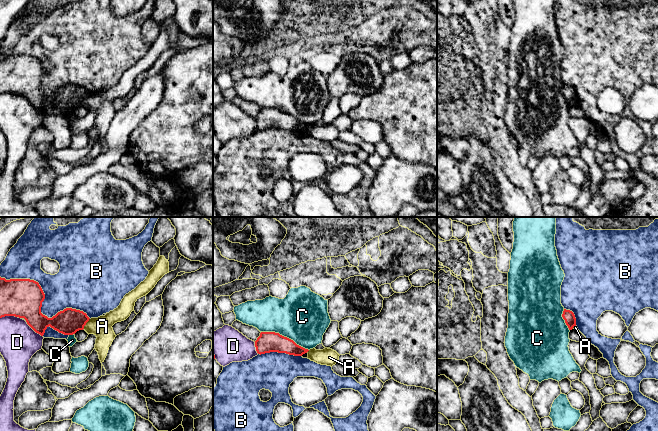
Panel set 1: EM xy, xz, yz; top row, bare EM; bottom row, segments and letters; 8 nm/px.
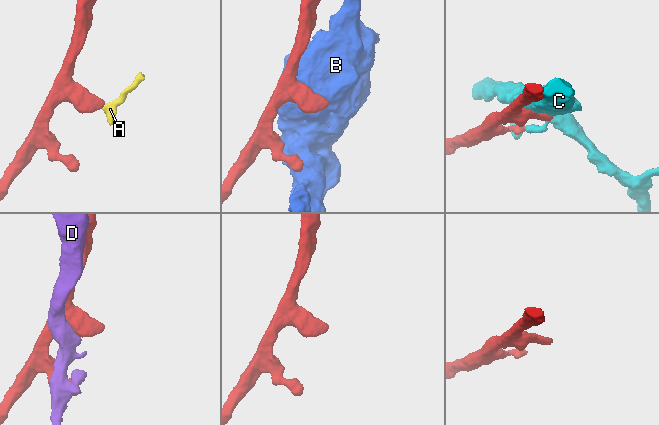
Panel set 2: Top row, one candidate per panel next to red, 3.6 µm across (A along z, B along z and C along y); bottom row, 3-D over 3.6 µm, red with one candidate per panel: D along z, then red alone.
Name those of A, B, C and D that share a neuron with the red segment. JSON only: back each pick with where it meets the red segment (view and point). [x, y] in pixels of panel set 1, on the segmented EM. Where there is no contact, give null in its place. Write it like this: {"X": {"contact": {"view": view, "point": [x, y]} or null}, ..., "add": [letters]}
{"add": []}

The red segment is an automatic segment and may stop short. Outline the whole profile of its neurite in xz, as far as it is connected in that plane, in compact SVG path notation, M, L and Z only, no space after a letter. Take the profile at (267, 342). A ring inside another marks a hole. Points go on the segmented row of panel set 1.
M261 332L255 341L258 354L270 352L286 353L294 356L302 356L309 350L297 345L293 340L275 332Z

